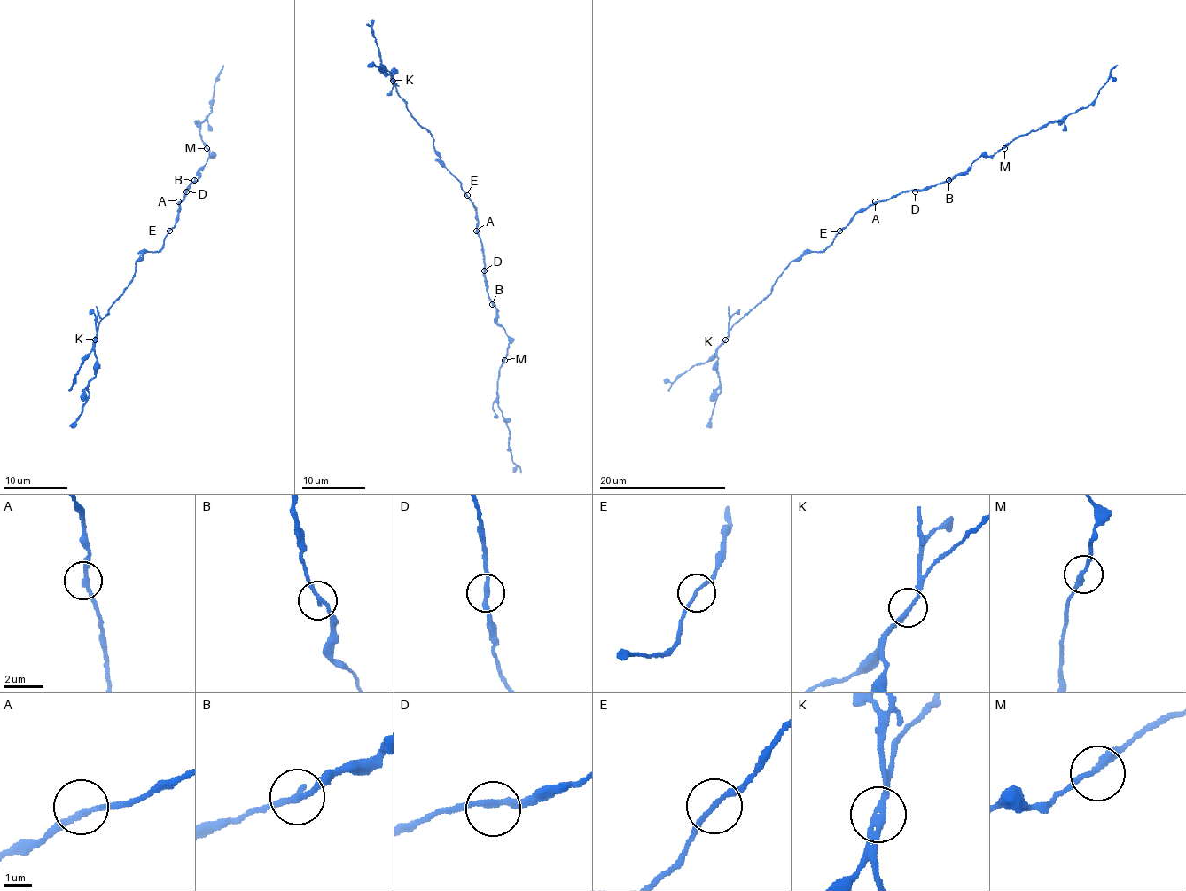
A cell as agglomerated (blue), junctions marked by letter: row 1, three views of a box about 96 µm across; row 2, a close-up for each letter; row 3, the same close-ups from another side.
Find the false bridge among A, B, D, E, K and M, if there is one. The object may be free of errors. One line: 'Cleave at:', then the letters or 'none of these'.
Cleave at: K

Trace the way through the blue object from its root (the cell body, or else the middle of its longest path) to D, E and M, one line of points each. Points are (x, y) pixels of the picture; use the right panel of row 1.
D: (865, 209), (903, 191), (915, 191)
E: (865, 209), (861, 209), (839, 231)
M: (865, 209), (903, 191), (924, 190), (948, 182), (963, 174), (980, 156), (993, 156), (1004, 148)

